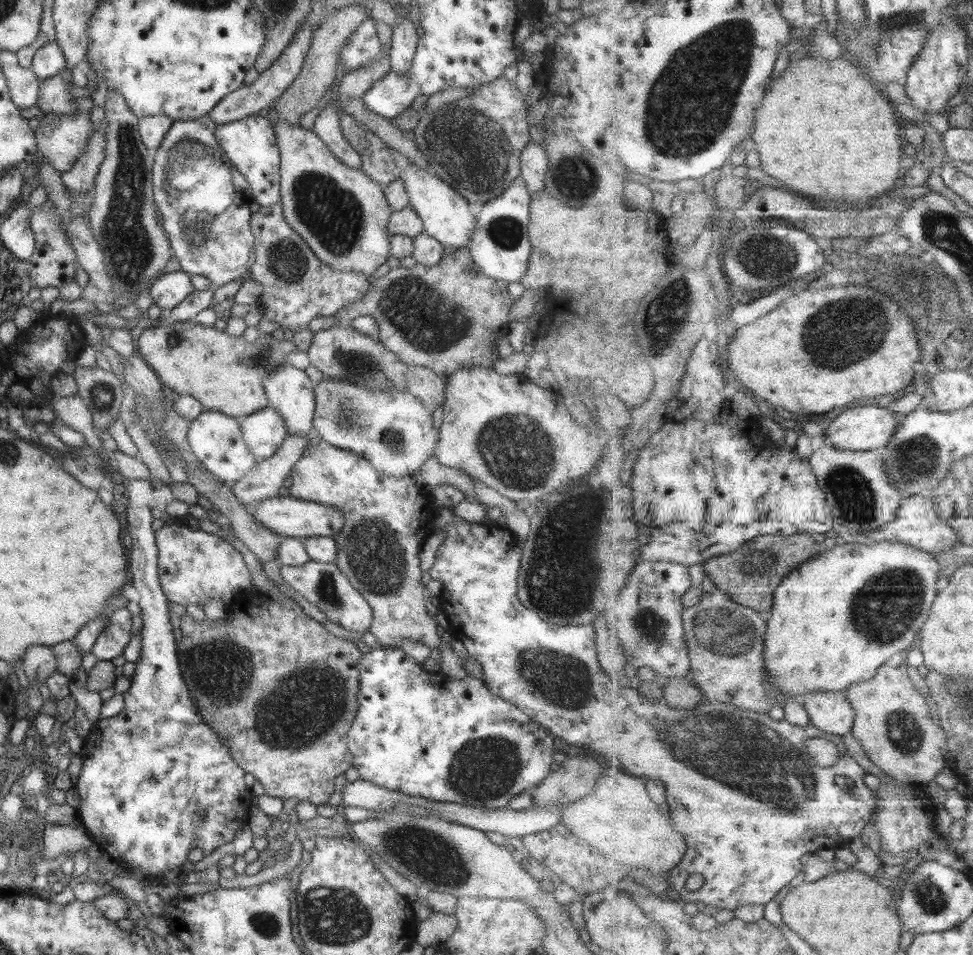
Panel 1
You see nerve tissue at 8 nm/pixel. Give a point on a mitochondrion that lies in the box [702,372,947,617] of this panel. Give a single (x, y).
(851, 493)

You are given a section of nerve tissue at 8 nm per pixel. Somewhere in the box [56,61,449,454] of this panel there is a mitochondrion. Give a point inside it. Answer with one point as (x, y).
(126, 236)

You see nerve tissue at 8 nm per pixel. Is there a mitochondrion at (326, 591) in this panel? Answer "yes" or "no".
yes

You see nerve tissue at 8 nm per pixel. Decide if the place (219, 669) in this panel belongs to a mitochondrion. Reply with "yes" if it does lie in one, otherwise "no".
yes

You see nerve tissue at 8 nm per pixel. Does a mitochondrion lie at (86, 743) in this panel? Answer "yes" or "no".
no

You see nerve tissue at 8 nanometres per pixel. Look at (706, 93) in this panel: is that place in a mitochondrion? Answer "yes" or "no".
yes

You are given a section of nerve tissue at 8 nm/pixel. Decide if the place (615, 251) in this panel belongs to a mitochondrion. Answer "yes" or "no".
no

